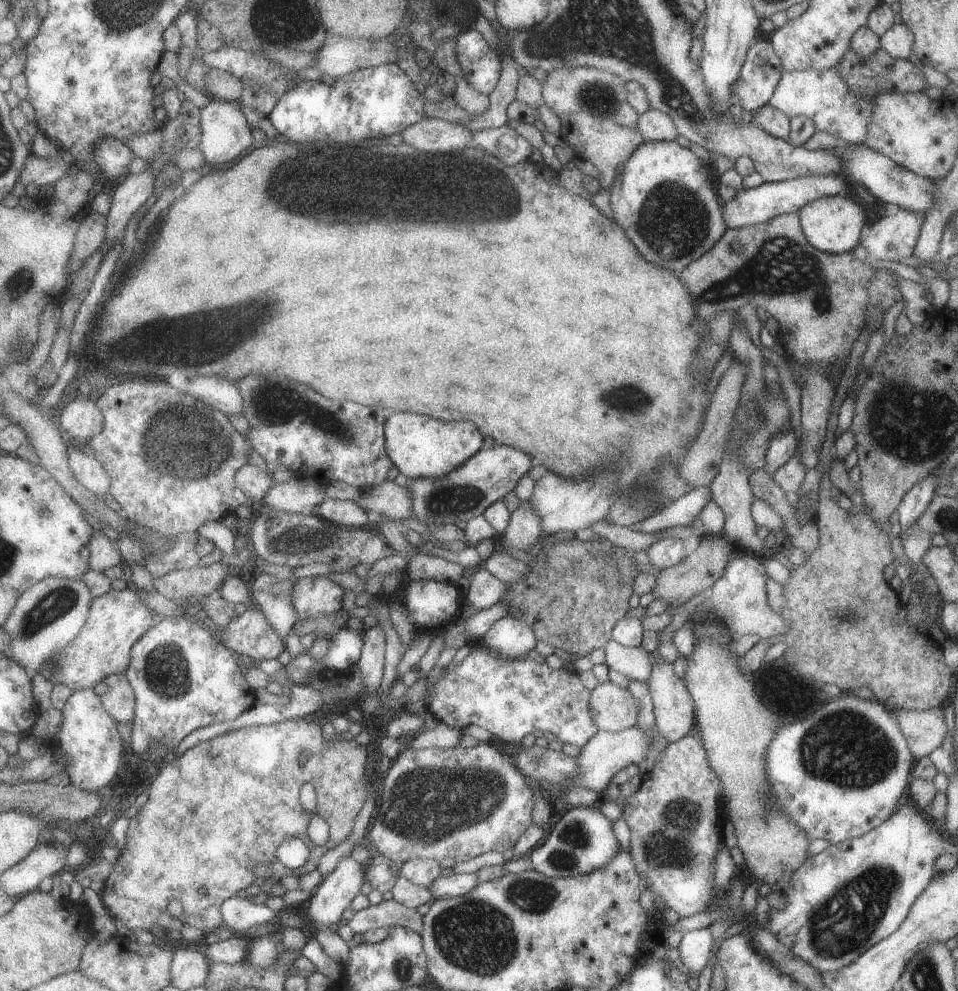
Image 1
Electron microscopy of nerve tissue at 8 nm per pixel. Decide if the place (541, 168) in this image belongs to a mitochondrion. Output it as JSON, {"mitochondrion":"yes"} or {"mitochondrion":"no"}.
{"mitochondrion":"no"}

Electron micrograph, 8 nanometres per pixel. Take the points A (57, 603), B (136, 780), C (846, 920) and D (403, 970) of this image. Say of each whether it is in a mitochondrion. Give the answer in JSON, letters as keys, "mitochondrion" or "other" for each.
{"A":"mitochondrion","B":"other","C":"mitochondrion","D":"mitochondrion"}

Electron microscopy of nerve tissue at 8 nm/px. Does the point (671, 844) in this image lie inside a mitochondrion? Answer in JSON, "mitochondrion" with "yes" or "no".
{"mitochondrion":"yes"}

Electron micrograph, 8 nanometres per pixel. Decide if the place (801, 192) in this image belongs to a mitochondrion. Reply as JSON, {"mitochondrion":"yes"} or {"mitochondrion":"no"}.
{"mitochondrion":"no"}

